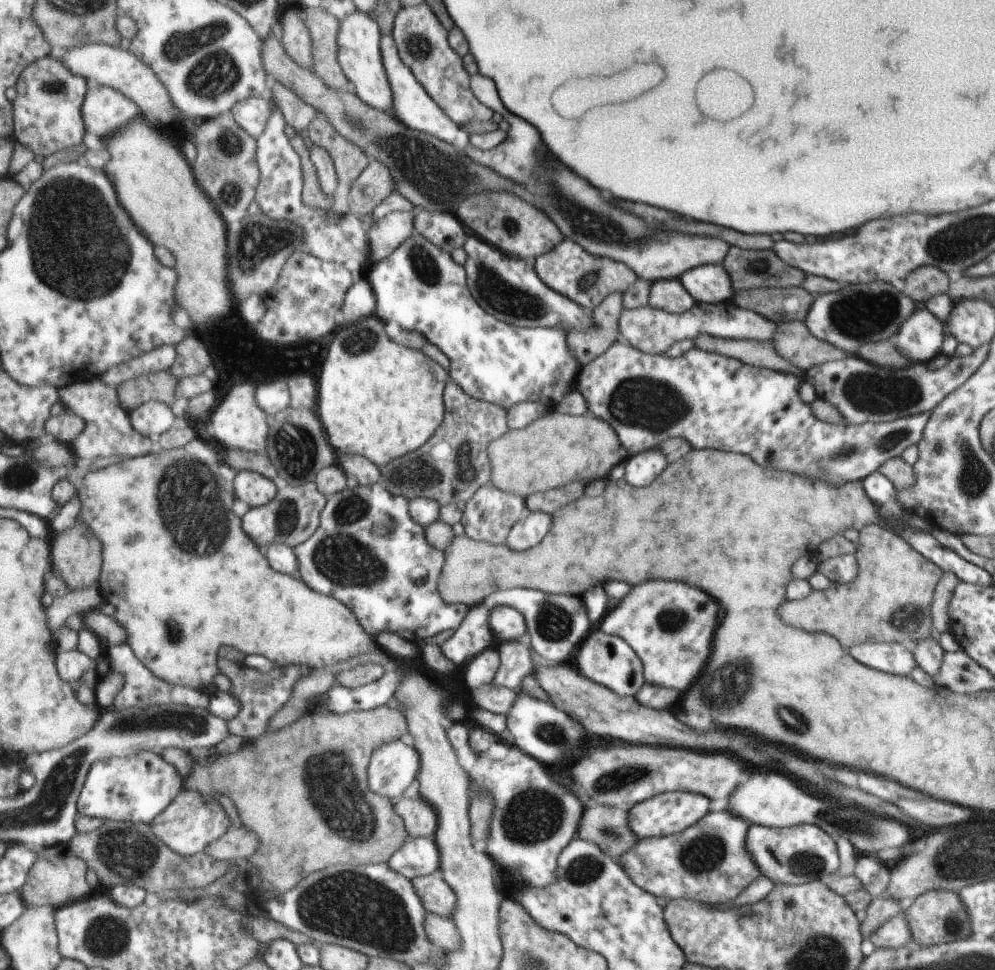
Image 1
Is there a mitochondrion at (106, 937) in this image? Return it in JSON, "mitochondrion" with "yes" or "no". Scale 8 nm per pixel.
{"mitochondrion":"yes"}

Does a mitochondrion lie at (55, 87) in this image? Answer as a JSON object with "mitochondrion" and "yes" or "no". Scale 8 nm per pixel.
{"mitochondrion":"no"}

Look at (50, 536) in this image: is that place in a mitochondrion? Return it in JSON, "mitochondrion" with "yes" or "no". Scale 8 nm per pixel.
{"mitochondrion":"no"}

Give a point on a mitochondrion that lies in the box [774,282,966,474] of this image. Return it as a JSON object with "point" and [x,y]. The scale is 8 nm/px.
{"point":[857,315]}

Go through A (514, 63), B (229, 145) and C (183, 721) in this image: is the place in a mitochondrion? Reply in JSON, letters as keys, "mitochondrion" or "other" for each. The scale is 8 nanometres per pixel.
{"A":"other","B":"mitochondrion","C":"mitochondrion"}

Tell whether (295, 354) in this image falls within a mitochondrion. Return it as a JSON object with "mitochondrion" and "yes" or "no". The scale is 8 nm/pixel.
{"mitochondrion":"no"}

